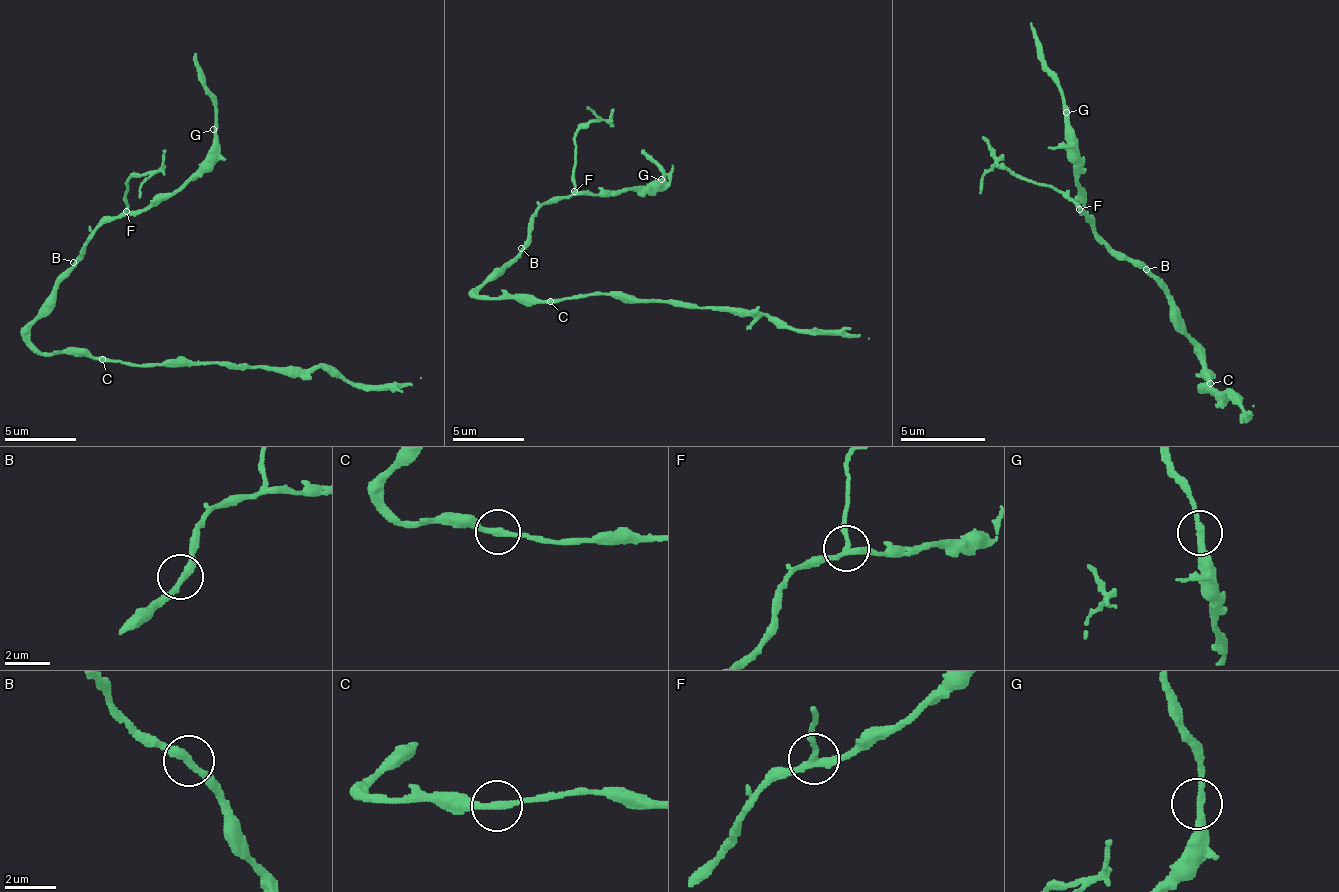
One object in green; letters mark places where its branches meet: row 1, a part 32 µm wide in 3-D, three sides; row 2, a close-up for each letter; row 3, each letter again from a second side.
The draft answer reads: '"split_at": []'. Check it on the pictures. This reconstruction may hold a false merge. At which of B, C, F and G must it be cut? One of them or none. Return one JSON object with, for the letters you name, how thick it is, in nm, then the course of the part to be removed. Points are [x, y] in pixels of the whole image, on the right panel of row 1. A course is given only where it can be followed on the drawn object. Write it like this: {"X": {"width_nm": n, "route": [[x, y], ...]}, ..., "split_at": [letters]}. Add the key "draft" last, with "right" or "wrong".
{"F": {"width_nm": 240, "route": [[1078, 210], [1061, 193], [1015, 176], [981, 138]]}, "split_at": ["F"], "draft": "wrong"}

